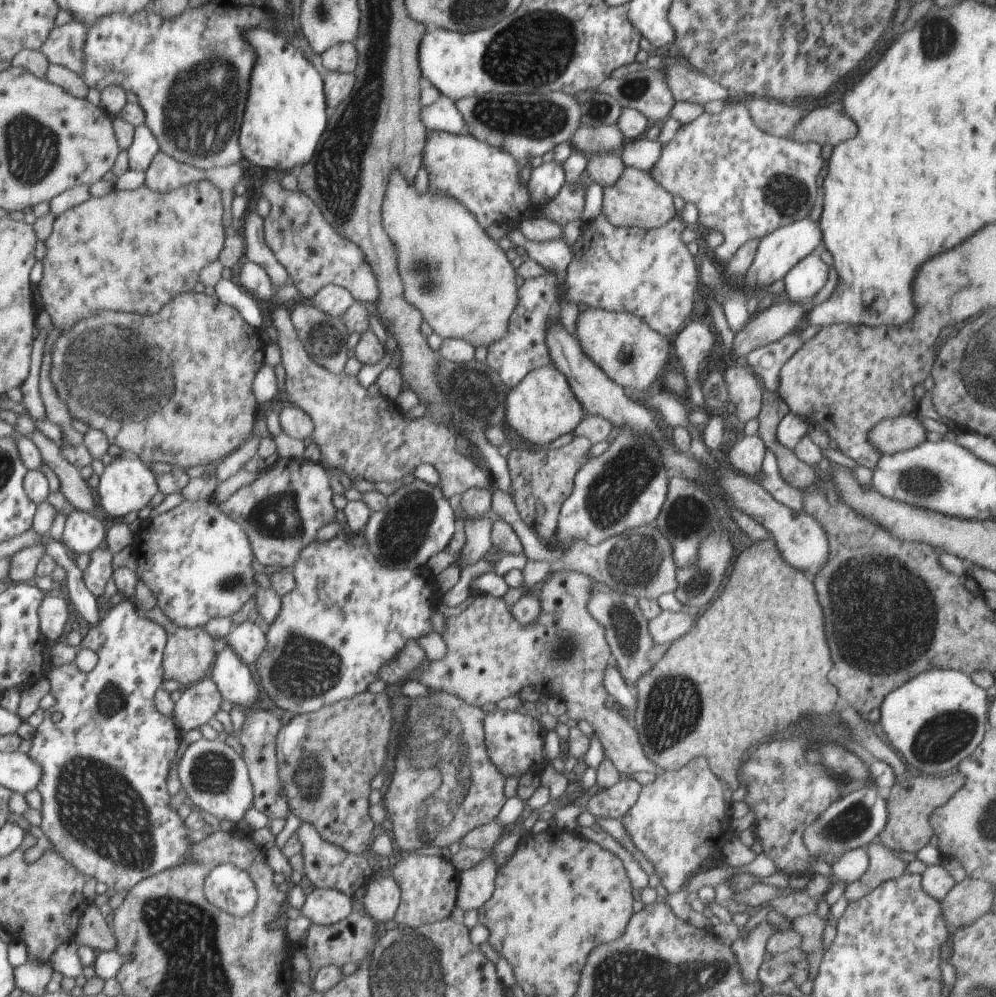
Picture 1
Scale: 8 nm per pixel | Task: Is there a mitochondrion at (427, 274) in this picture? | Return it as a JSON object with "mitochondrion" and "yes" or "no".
{"mitochondrion":"yes"}

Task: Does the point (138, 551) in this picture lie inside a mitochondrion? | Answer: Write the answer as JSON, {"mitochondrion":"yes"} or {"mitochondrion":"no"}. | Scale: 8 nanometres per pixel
{"mitochondrion":"no"}

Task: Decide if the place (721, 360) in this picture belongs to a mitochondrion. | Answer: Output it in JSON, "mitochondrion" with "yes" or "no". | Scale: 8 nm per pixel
{"mitochondrion":"no"}

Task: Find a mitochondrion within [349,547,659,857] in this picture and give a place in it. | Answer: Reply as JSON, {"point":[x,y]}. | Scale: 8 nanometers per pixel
{"point":[435,755]}

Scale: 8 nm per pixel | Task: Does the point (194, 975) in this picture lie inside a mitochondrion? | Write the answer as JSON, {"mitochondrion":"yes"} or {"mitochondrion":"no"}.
{"mitochondrion":"yes"}

